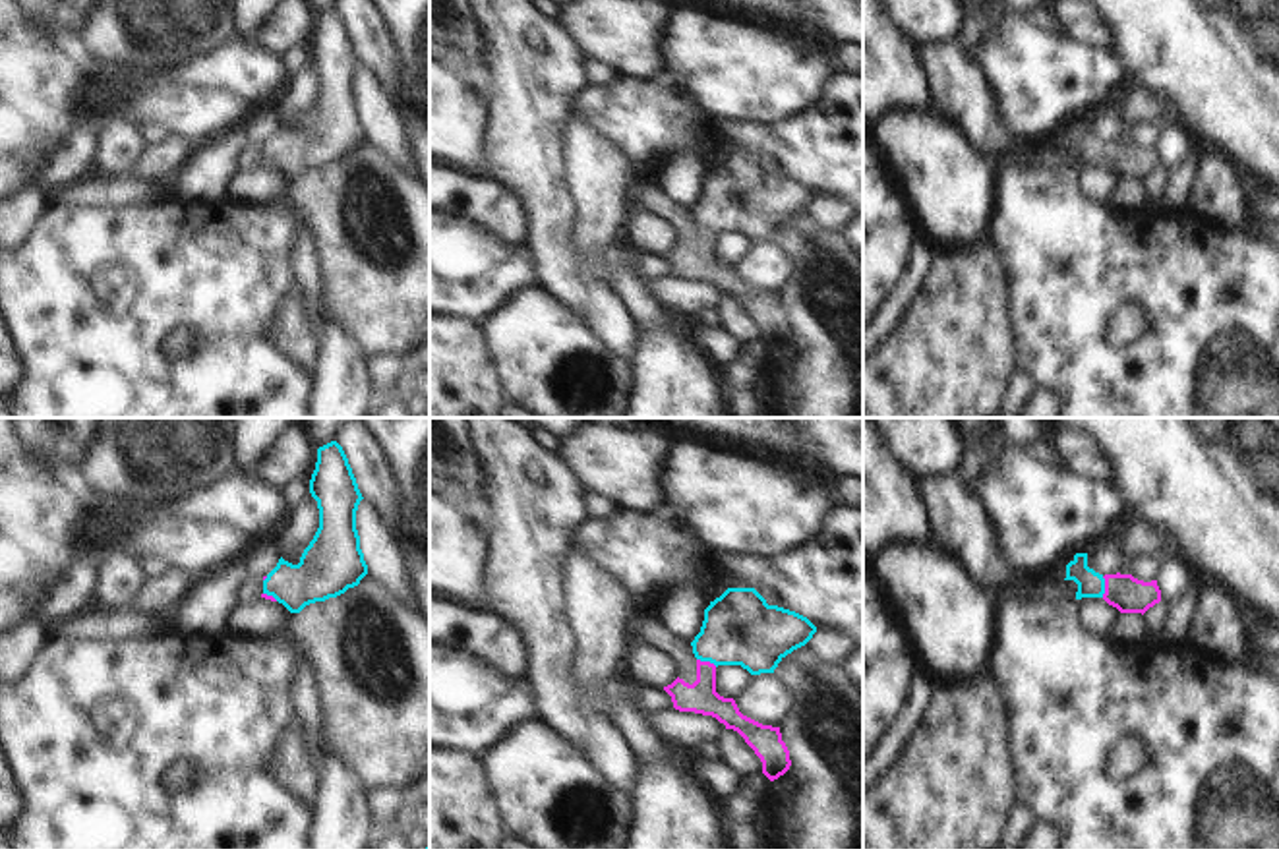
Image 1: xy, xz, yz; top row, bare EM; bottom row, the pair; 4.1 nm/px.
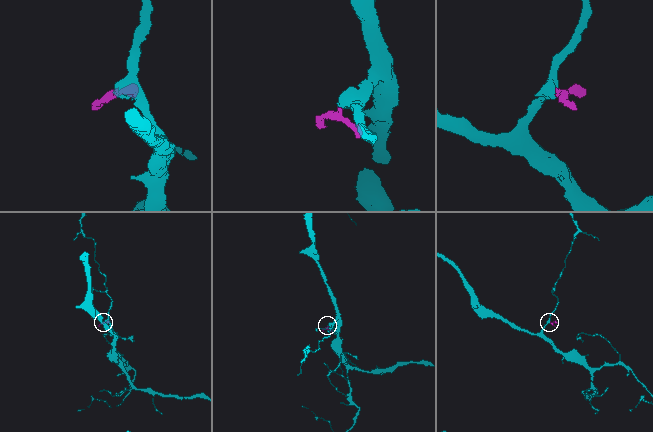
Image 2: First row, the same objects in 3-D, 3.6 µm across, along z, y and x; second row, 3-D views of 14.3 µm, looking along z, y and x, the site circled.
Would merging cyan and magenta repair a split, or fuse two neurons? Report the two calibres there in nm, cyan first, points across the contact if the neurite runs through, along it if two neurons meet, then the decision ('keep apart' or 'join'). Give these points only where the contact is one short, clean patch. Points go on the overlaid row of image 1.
110 nm thick on the cyan side, 150 nm on the other; runs through yz (1090, 585), (1103, 586), (1125, 592); join

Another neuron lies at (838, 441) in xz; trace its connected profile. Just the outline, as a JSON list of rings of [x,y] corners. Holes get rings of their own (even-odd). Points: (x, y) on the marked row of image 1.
[[[784,418],[813,458],[822,460],[844,483],[863,485],[863,418]]]

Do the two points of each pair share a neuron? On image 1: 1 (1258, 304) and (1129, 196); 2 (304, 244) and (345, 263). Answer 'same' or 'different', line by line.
1: different
2: different

